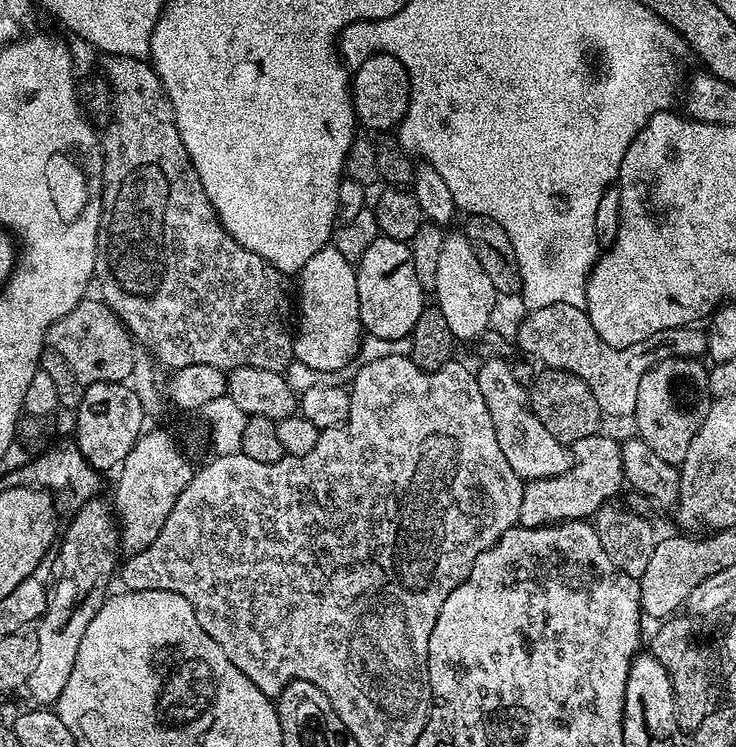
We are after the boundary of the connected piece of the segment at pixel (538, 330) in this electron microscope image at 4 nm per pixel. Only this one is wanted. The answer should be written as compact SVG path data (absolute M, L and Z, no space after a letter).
M555 304L531 309L524 317L514 340L521 353L533 356L528 357L533 361L541 360L545 369L566 370L582 378L582 382L590 386L594 398L598 398L598 406L605 417L632 418L636 415L638 388L651 368L661 360L671 360L673 356L680 356L683 360L695 360L707 353L707 335L698 329L696 326L671 328L654 334L651 340L643 344L615 348L606 346L606 342L598 338L598 330L594 330L584 308Z

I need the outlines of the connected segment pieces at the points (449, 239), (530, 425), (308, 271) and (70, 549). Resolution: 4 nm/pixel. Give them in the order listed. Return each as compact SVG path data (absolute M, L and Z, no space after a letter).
M449 231L442 242L442 254L438 261L438 282L434 289L436 295L434 304L435 307L440 308L457 341L475 342L484 331L489 329L490 312L494 307L496 294L486 270L482 270L482 265L478 263L474 246L470 246L463 231Z
M507 359L485 360L481 368L475 369L478 390L486 398L486 410L490 410L490 422L494 422L494 434L498 434L498 447L502 450L510 470L527 482L536 479L550 479L562 475L573 466L573 449L558 442L532 409L529 389L523 388L514 378L512 364Z
M326 246L298 273L298 342L292 345L294 360L312 370L339 372L357 359L362 341L358 282L353 261L342 258L335 246Z
M104 498L88 500L84 505L75 509L72 521L68 529L63 529L58 540L58 547L54 552L52 575L55 577L50 588L48 597L48 608L35 625L35 632L38 638L37 661L26 683L26 691L37 700L37 705L52 706L66 688L66 681L70 678L70 670L74 670L74 657L78 655L78 645L86 634L86 626L94 619L94 614L103 606L110 595L108 579L115 577L118 572L118 561L122 556L120 547L120 525L114 515L113 509L104 501Z

